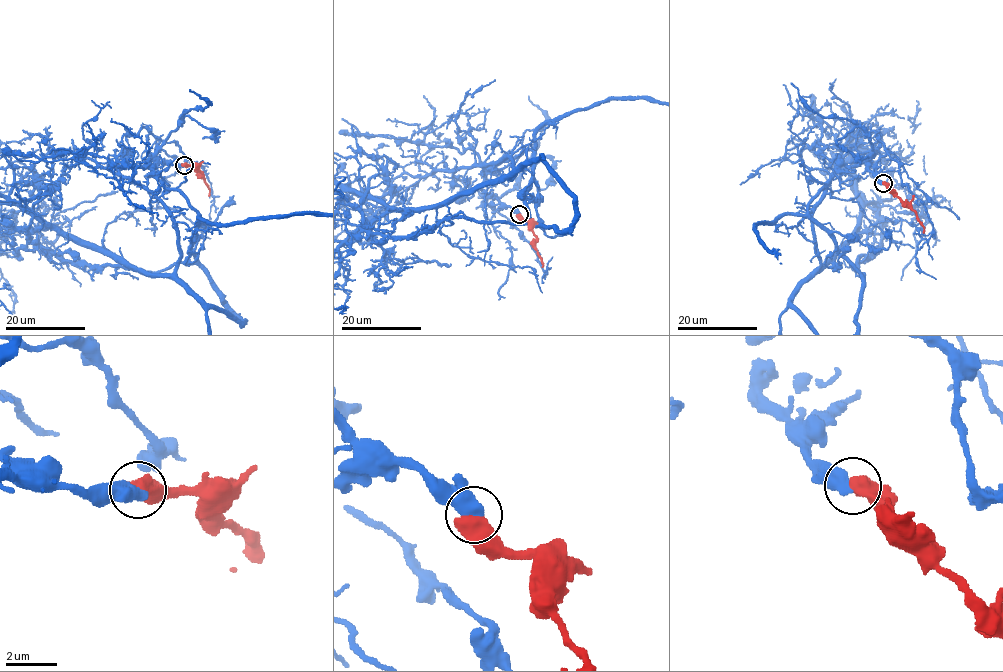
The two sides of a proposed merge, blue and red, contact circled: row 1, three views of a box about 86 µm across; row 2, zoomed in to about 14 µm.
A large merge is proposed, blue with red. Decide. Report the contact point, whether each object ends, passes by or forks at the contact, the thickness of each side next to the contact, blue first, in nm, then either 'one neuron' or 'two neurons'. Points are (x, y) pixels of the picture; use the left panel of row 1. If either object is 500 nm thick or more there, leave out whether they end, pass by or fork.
(184, 165) | 600/800 nm | one neuron

